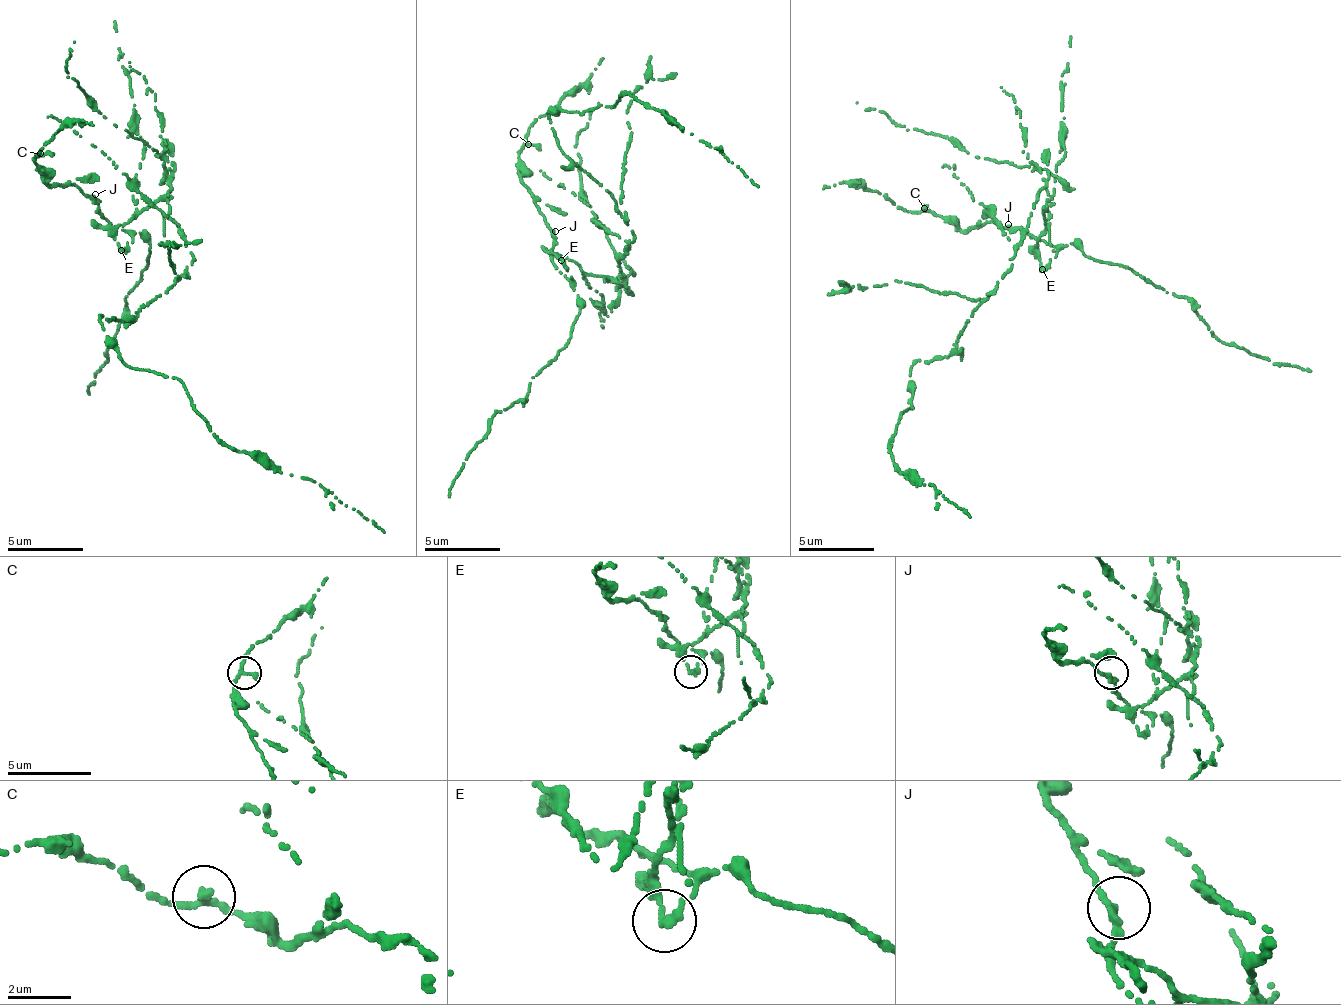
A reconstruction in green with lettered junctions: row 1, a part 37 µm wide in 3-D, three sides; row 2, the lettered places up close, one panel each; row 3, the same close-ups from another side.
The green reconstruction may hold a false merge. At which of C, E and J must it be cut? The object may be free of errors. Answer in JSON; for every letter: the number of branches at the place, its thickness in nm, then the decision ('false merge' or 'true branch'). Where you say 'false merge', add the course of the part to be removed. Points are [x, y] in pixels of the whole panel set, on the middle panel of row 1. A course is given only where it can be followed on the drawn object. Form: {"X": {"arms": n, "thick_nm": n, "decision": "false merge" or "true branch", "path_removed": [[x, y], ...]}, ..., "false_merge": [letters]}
{"C": {"arms": 2, "thick_nm": 300, "decision": "true branch"}, "E": {"arms": 2, "thick_nm": 260, "decision": "false merge", "path_removed": [[562, 259], [620, 286], [617, 265], [633, 243], [614, 199], [564, 153], [550, 107], [632, 94], [759, 187]]}, "J": {"arms": 2, "thick_nm": 280, "decision": "true branch"}, "false_merge": ["E"]}

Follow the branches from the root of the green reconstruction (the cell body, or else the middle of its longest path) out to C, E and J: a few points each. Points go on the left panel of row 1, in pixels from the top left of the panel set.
C: (191, 261), (166, 202), (173, 178), (120, 225), (101, 225), (81, 189), (44, 182), (40, 153)
E: (191, 261), (183, 230), (170, 217), (166, 202), (173, 178), (167, 194), (117, 229), (114, 241), (122, 248)
J: (191, 261), (166, 202), (173, 178), (167, 194), (120, 225), (97, 221), (95, 194)

